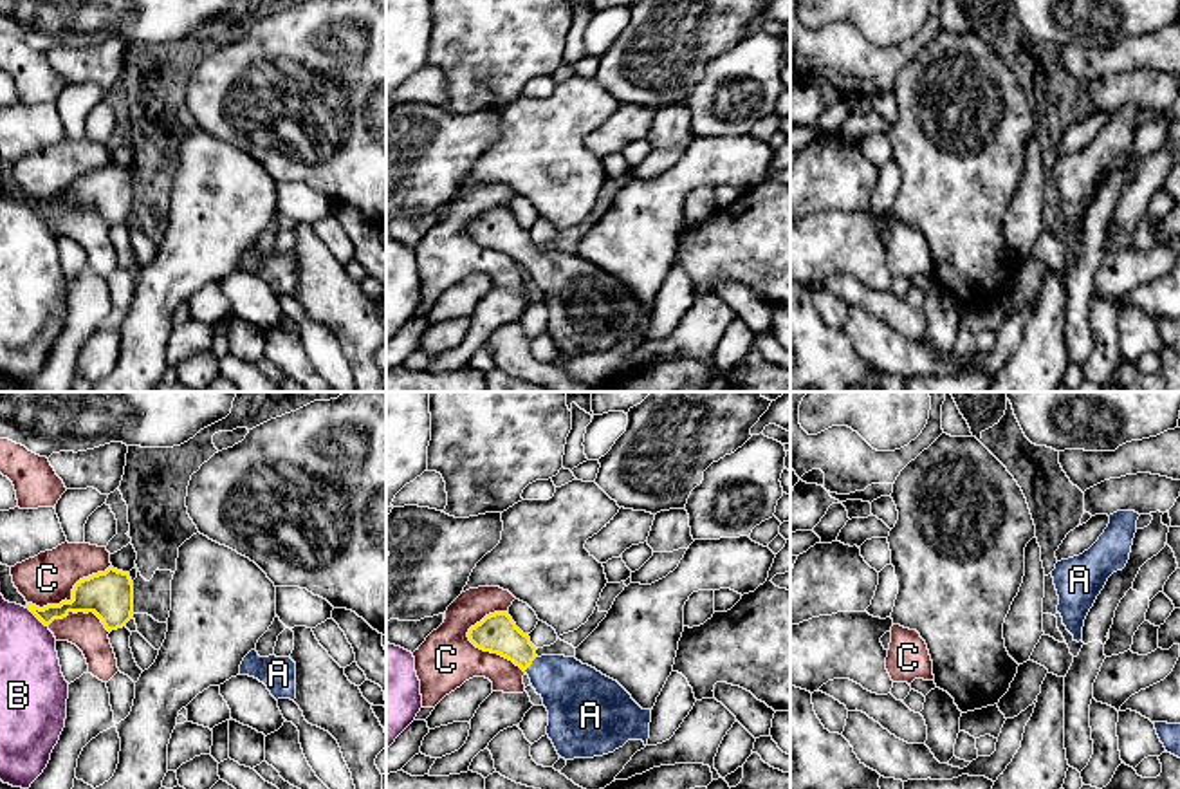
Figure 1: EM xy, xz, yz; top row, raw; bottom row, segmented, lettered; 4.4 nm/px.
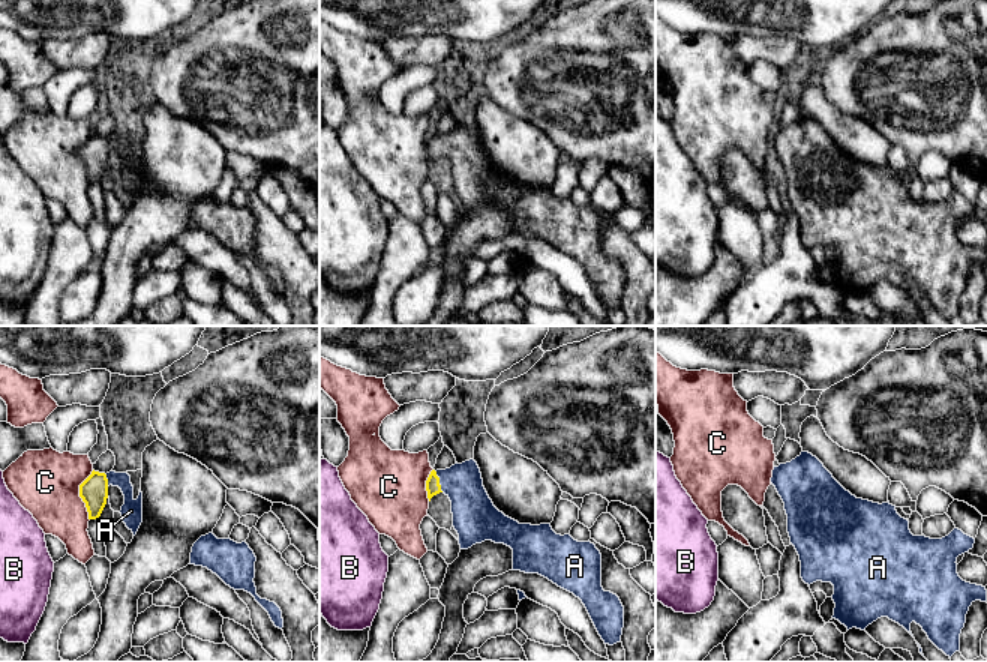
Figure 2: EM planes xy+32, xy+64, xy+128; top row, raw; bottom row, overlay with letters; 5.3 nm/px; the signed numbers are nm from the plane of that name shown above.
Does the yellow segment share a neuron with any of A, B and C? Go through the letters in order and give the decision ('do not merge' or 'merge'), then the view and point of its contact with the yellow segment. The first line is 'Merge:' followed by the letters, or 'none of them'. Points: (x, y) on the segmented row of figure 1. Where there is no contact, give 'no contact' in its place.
Merge: A
A: merge; meets yellow in xz at (531, 663)
B: do not merge; meets yellow in xy at (38, 618)
C: do not merge; meets yellow in xz at (491, 652)

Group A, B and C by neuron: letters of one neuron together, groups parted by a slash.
A / B / C

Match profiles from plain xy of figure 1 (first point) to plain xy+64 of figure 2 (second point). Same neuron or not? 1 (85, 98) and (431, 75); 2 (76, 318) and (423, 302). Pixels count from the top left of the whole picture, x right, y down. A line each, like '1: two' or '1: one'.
1: one
2: two

